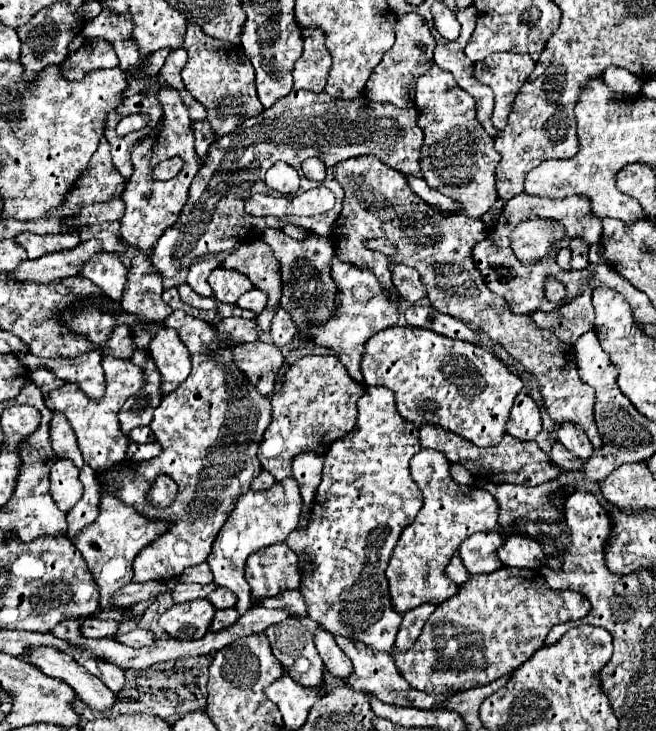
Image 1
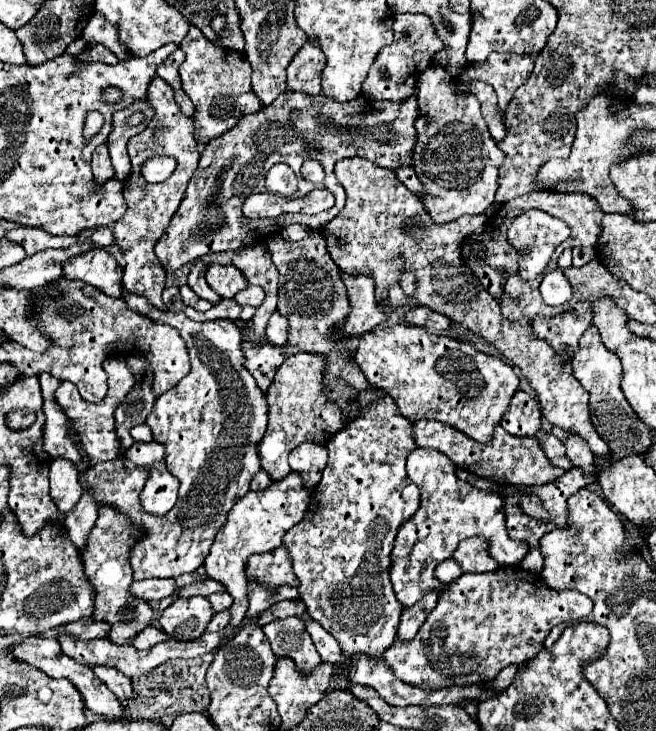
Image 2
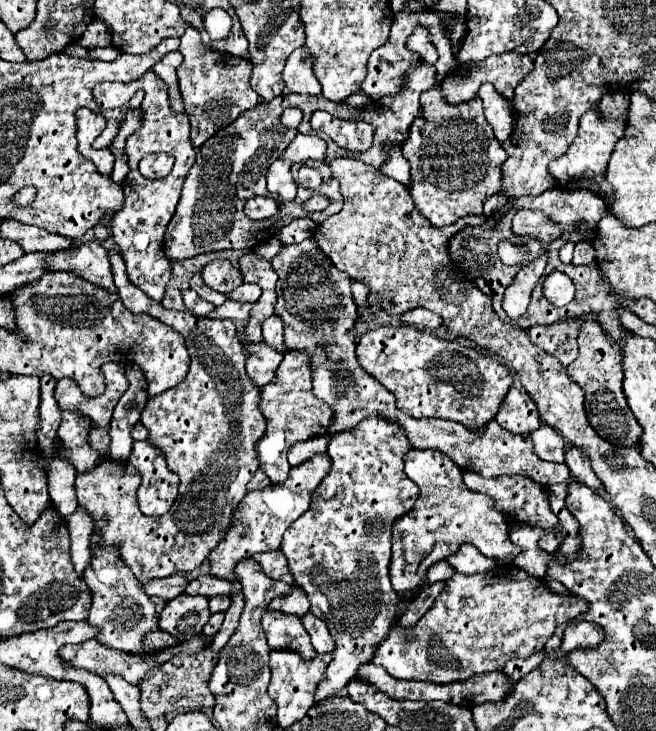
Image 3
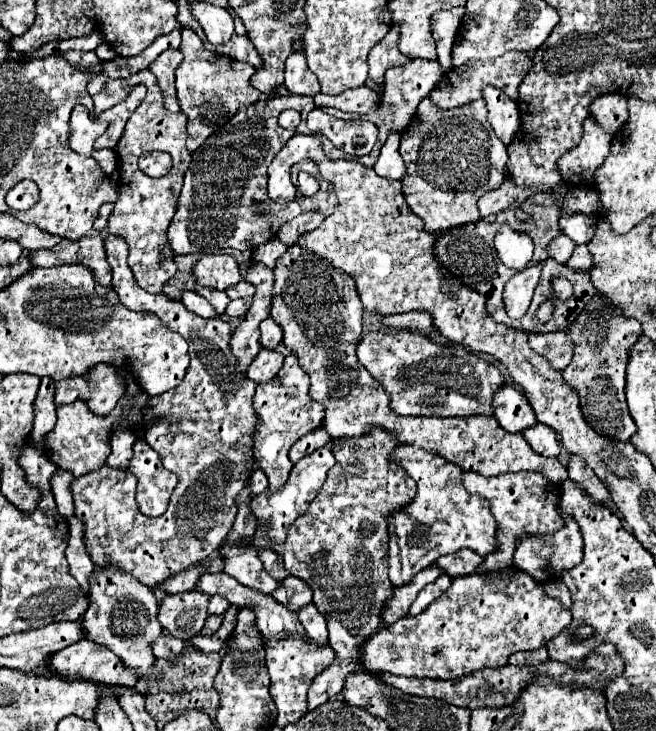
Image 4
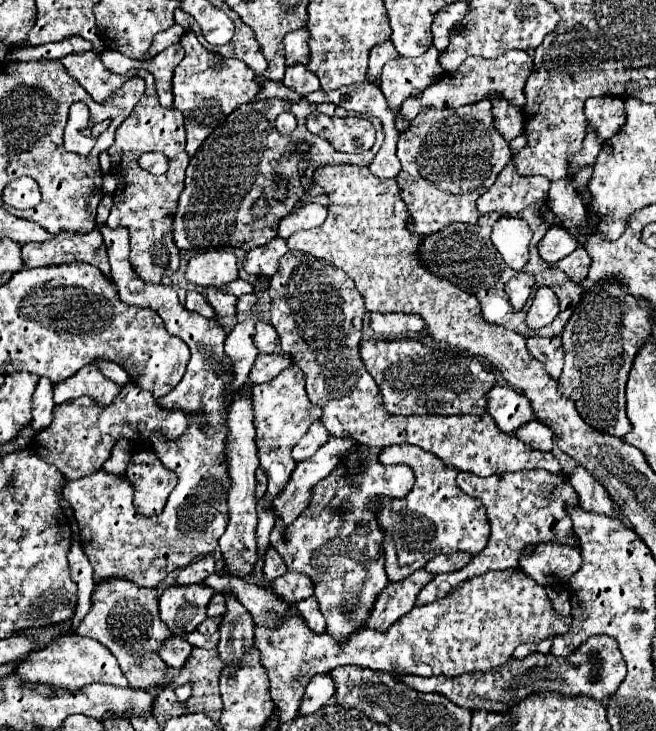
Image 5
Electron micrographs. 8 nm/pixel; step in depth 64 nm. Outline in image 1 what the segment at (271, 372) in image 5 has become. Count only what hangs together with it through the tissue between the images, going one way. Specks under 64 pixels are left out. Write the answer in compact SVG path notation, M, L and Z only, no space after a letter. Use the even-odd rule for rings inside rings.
M256 340L234 348L234 362L262 396L270 396L274 390L274 380L284 364L284 356L278 346Z

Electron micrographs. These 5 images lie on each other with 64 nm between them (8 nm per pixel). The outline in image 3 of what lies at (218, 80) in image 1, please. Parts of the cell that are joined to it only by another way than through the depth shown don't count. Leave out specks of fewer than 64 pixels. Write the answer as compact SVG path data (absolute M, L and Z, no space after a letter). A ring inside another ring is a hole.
M188 28L182 36L182 44L178 48L184 56L184 62L178 66L178 82L180 82L180 94L186 106L186 114L190 118L190 140L192 146L202 146L210 136L214 136L220 128L228 126L232 120L236 120L244 110L254 108L260 100L260 96L250 86L252 76L252 64L248 60L222 54L216 50L210 50L200 40L200 34L196 28Z

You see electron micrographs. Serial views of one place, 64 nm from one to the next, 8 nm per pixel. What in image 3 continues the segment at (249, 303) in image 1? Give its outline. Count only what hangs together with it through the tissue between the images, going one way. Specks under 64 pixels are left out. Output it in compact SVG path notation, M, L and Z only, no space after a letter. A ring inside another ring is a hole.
M240 284L236 290L232 290L230 294L228 294L228 298L232 300L250 300L250 302L256 302L258 298L260 298L260 286L256 286L256 284Z

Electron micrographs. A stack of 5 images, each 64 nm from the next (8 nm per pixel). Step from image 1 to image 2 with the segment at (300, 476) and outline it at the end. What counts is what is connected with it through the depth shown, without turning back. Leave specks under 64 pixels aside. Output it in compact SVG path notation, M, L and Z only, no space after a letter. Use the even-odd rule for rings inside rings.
M304 442L290 452L288 462L294 472L300 472L304 476L308 488L314 488L320 482L320 472L326 466L326 458L328 458L328 452L324 444Z

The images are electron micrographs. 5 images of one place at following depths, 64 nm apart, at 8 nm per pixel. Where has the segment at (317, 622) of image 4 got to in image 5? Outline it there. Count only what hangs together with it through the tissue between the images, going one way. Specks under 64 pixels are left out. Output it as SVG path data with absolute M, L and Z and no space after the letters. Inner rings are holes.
M308 596L308 600L300 600L300 604L296 604L302 618L306 620L306 624L314 630L314 632L324 632L326 630L326 622L324 622L324 616L316 604L316 598L314 596Z

